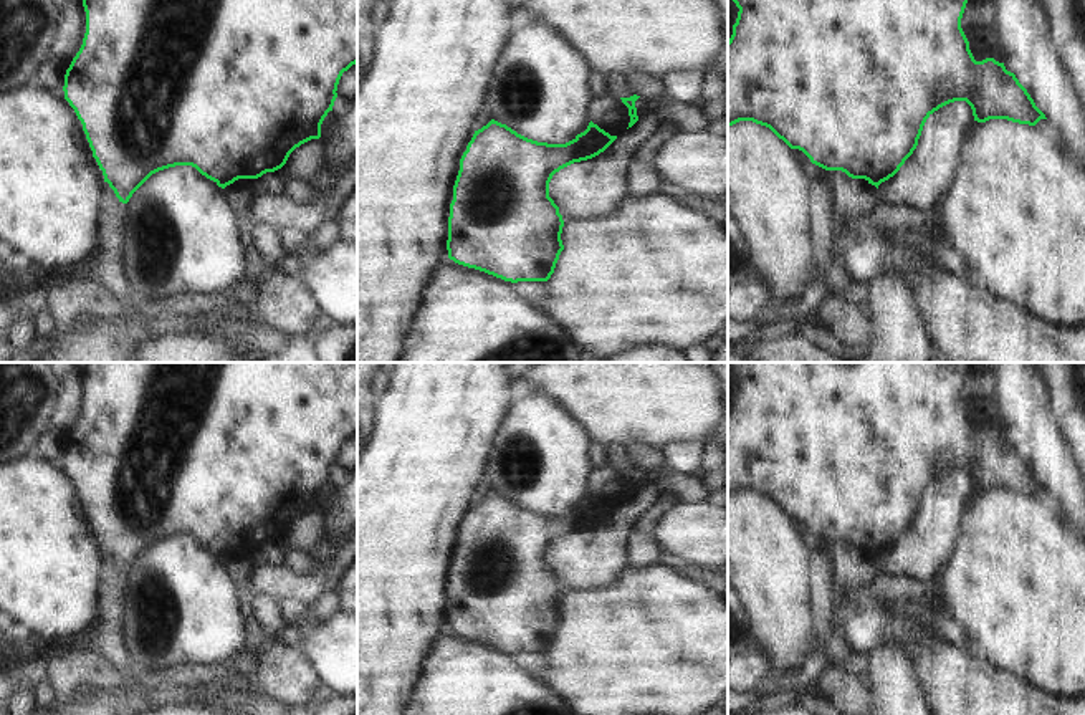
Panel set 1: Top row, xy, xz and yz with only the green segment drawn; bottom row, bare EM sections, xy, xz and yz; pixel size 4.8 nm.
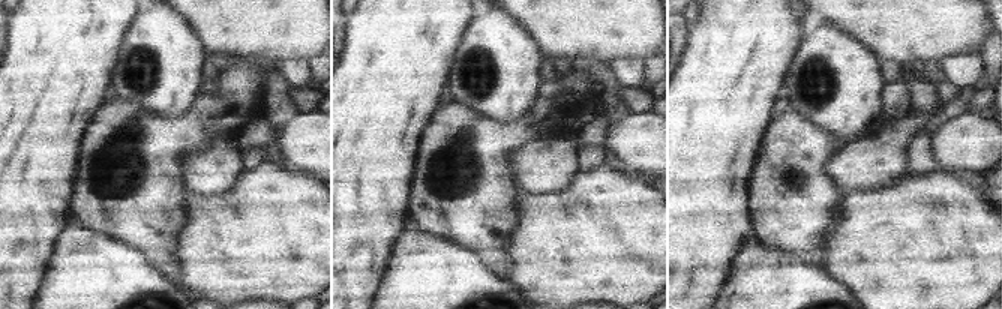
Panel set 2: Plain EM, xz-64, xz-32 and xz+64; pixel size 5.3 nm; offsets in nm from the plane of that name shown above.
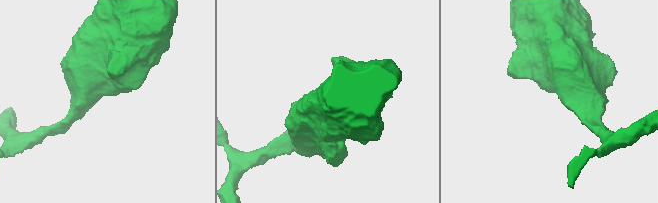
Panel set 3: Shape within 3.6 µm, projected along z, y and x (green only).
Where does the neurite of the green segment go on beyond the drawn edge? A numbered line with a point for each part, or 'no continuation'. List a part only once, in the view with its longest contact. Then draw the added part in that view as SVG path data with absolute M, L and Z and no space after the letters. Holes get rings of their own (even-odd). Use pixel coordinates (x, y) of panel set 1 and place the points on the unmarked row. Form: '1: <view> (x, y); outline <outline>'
no continuation

